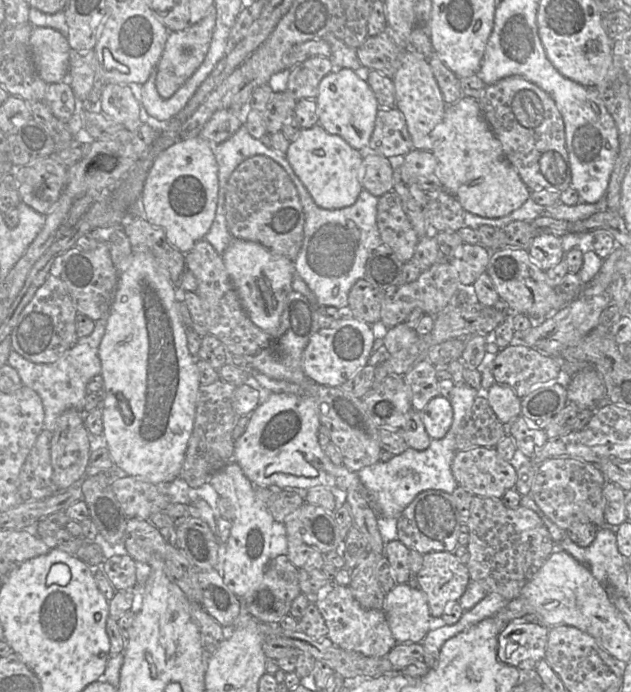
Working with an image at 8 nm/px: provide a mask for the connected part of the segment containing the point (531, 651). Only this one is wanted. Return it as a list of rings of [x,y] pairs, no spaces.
[[[510,622],[498,635],[498,658],[505,664],[516,667],[523,675],[533,675],[536,665],[546,655],[550,629],[541,623]]]

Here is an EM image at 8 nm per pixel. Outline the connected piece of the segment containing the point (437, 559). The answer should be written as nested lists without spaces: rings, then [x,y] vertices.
[[[453,552],[424,554],[416,579],[418,588],[426,595],[430,615],[435,619],[453,602],[458,602],[471,581],[467,566]]]

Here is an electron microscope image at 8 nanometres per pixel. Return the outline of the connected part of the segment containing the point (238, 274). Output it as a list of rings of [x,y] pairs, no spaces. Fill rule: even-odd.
[[[236,238],[231,240],[221,257],[250,320],[263,331],[275,331],[279,327],[287,297],[293,291],[294,262],[257,242]]]

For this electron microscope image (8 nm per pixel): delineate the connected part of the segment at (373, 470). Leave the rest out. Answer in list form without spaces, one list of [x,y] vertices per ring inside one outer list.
[[[455,385],[449,399],[453,409],[453,422],[448,433],[442,439],[431,439],[429,447],[424,451],[408,448],[388,462],[379,461],[357,472],[370,497],[372,507],[380,517],[380,524],[383,528],[396,524],[403,510],[418,494],[428,490],[452,494],[458,487],[451,471],[451,464],[457,452],[455,438],[462,420],[470,411],[478,395],[479,391],[468,385]]]

